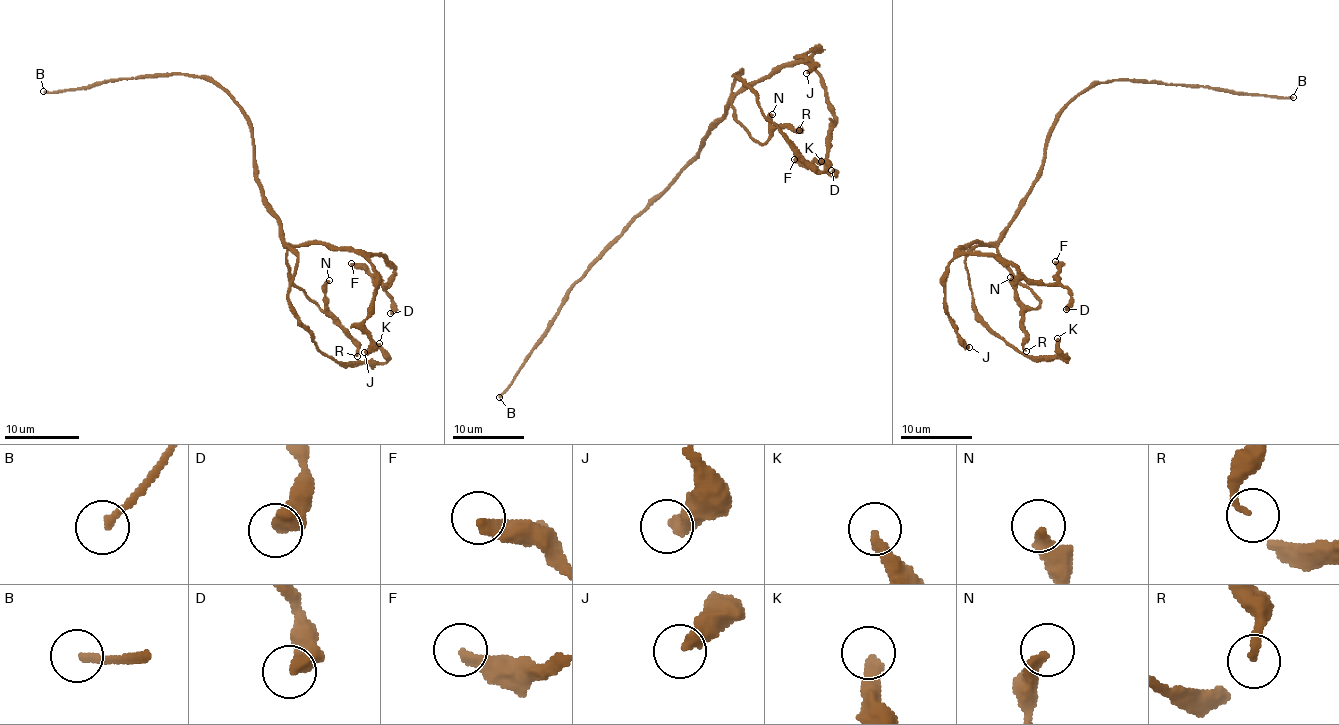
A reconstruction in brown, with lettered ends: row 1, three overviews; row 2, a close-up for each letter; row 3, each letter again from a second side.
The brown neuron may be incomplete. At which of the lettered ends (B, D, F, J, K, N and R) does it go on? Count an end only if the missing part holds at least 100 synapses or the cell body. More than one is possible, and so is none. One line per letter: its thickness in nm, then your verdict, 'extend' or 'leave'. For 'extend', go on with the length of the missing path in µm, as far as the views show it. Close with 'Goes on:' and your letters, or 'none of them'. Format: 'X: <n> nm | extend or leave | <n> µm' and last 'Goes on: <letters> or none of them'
B: 190 nm | extend | 250 µm
D: 500 nm | leave
F: 320 nm | leave
J: 440 nm | leave
K: 360 nm | leave
N: 360 nm | leave
R: 180 nm | leave
Goes on: B

